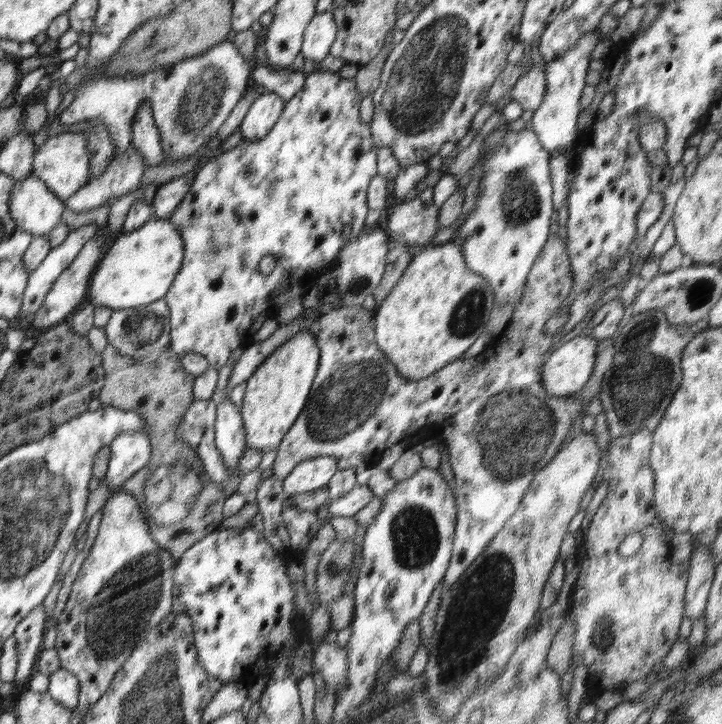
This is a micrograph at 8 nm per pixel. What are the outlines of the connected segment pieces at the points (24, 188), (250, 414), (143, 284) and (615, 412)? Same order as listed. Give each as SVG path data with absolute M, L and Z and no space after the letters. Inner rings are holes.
M30 176L17 181L12 196L9 199L9 213L22 230L30 231L34 236L48 235L60 222L62 212L67 208L65 201L58 199L50 188L46 187L38 177Z
M315 331L294 333L292 338L275 348L246 381L240 408L247 449L260 450L262 454L278 449L285 434L300 416L319 365L320 349L315 335Z
M153 216L138 230L121 232L110 241L90 279L88 302L112 309L145 306L163 299L182 266L183 258L184 241L180 233L167 218Z
M645 312L632 316L626 325L618 332L618 336L613 340L613 363L610 370L606 371L600 387L600 400L606 422L608 424L609 435L615 439L619 436L628 436L635 432L648 430L653 433L658 426L658 422L664 416L666 406L670 404L674 390L678 390L680 380L682 380L681 356L685 346L706 328L706 320L702 320L698 326L670 325L664 314L656 312Z

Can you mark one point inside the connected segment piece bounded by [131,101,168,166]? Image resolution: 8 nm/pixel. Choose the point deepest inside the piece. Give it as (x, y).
(146, 136)

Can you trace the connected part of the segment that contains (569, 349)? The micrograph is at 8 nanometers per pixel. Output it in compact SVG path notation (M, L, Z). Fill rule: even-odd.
M577 335L554 350L542 365L540 386L552 398L576 395L586 385L597 357L597 340Z

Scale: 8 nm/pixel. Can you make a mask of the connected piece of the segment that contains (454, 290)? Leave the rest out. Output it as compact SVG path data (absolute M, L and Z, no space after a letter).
M458 240L439 245L428 244L411 257L396 286L374 310L375 341L383 354L395 364L399 376L416 382L462 357L485 330L494 307L495 294L490 283L466 266Z

